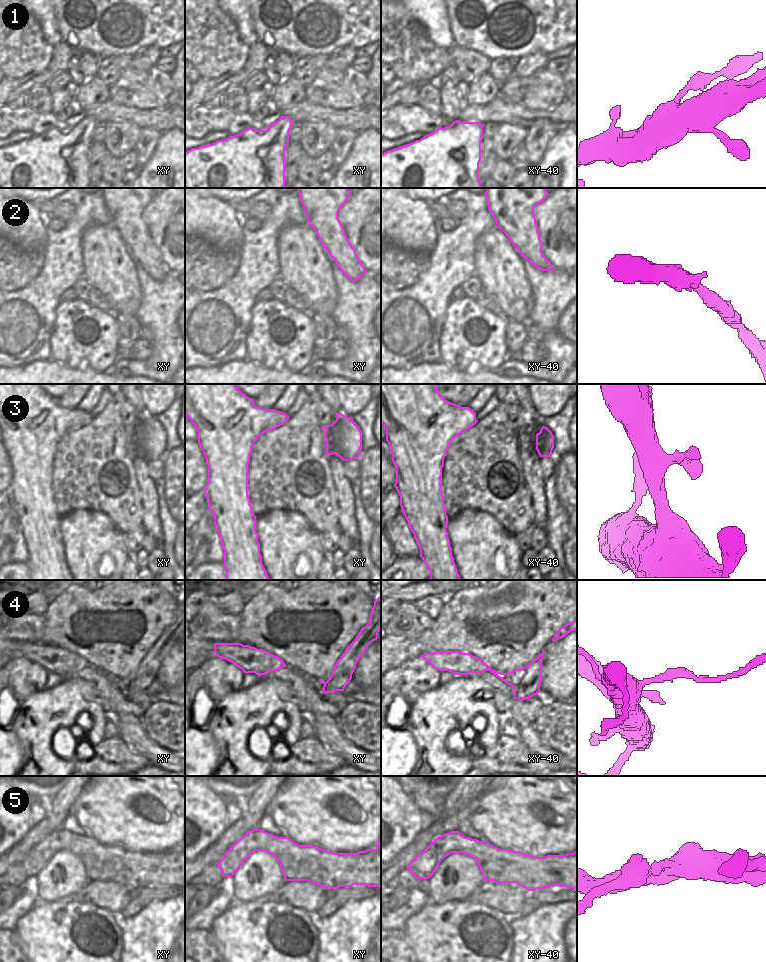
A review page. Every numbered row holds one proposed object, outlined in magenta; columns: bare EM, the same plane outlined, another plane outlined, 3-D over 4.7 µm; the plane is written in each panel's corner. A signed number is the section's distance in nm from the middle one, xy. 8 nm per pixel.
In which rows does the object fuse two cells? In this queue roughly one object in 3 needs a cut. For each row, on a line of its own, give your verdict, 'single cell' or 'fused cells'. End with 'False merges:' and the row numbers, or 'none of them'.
1: fused cells
2: single cell
3: single cell
4: fused cells
5: fused cells
False merges: 1, 4, 5

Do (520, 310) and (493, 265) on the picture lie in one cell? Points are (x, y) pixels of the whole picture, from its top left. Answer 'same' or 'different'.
same

